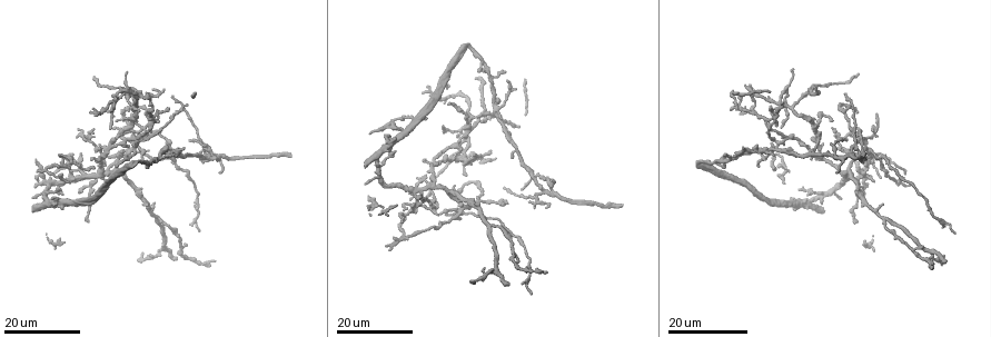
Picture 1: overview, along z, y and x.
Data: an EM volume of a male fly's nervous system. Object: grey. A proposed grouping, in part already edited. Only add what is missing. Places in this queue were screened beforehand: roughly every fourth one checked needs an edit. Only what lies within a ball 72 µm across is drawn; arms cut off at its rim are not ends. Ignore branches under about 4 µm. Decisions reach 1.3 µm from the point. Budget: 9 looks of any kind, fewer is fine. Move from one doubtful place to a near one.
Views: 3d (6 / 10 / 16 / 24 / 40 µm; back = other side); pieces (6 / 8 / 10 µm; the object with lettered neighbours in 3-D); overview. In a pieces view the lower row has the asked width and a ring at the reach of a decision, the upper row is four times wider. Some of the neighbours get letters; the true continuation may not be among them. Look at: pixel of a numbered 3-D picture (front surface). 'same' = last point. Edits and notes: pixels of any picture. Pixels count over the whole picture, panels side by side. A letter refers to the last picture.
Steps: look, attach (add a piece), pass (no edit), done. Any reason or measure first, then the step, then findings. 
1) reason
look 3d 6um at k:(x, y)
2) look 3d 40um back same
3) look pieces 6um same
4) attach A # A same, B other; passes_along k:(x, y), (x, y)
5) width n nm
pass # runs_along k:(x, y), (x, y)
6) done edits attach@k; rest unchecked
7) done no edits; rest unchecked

long arm stops here
look 3d 16um at 1:(125, 115)

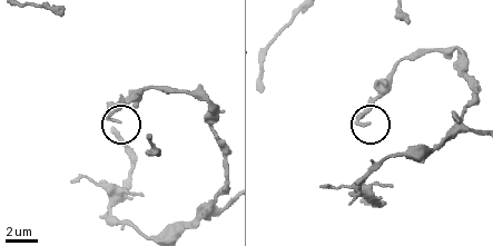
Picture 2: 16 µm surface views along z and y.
look pieces 6um at 2:(118, 123)

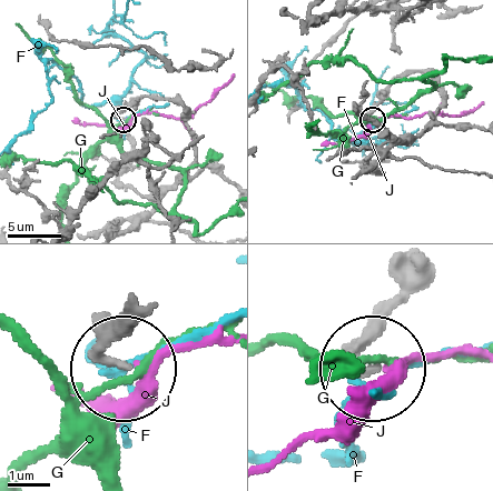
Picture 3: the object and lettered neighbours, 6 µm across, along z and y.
pass # F other, G other, J other; none of them fits

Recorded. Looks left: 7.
look 3d 24um at 1:(884, 206)

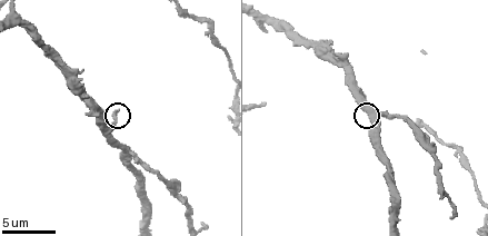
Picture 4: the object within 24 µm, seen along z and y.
look pieces 10um at 4:(119, 111)

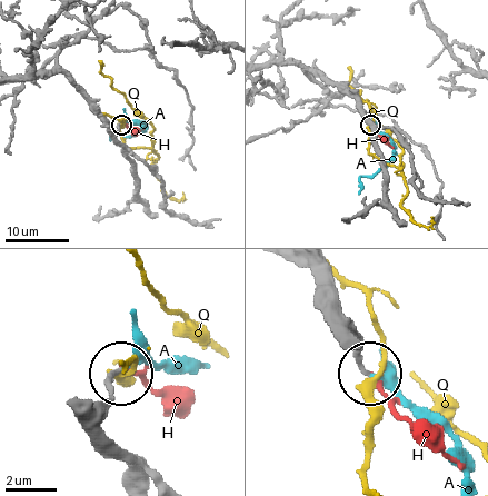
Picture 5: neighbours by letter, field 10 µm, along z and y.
attach A # A same, H other, Q other; the neuron continues

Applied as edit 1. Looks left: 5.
look overview

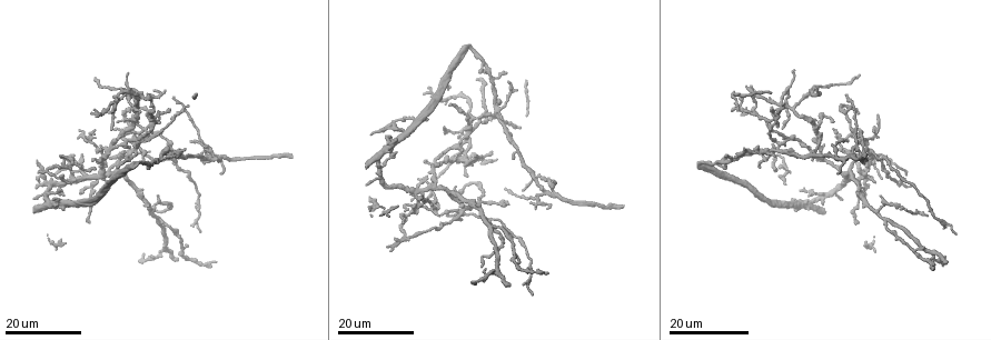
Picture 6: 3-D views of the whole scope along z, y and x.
free end
look 3d 24um at 6:(191, 143)

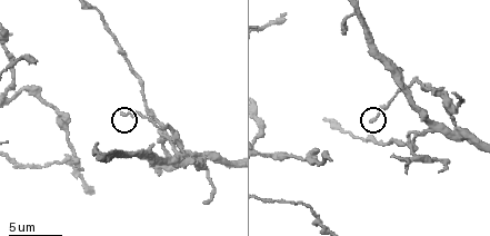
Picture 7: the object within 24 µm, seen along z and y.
look pieces 6um at 7:(371, 120)

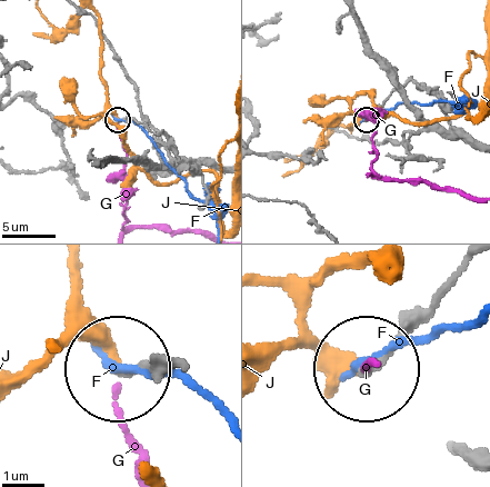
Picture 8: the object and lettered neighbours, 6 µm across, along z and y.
pass # F other, G other, J other; runs_along 8:(467, 266), (374, 368); no lettered piece goes on from it

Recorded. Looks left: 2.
an open end
look pieces 6um at 7:(83, 170)

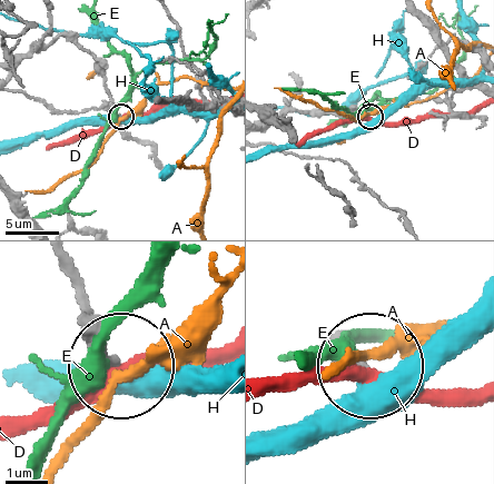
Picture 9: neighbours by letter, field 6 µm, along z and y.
width 230 nm
pass # A other, D other, E other, H other; none of them fits

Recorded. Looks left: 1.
done edits attach@5; rest unchecked

